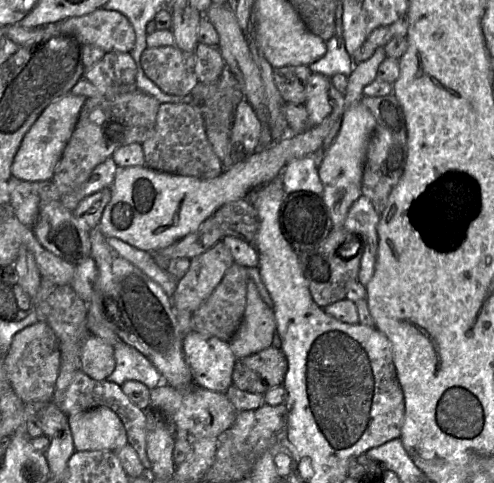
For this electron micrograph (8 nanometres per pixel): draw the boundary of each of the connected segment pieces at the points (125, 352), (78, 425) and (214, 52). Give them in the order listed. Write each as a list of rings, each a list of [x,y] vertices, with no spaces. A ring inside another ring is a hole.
[[[119,336],[118,339],[119,342],[114,346],[116,367],[113,373],[107,378],[108,381],[120,386],[127,381],[138,381],[145,384],[150,390],[155,389],[159,385],[165,385],[166,382],[163,380],[161,373],[146,356],[125,343]]]
[[[97,407],[68,416],[76,451],[116,452],[128,444],[119,416],[107,407]]]
[[[198,43],[195,50],[194,71],[200,83],[216,84],[226,67],[218,46]]]

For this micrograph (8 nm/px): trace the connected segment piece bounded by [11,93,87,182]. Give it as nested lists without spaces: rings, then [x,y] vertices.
[[[68,93],[52,102],[36,120],[24,136],[21,146],[15,155],[11,173],[13,177],[29,181],[41,182],[52,180],[58,164],[76,127],[81,109],[87,98]]]

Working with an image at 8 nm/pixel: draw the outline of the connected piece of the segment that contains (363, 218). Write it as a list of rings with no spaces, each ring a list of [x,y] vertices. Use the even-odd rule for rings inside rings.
[[[361,195],[347,212],[343,228],[357,238],[345,242],[350,245],[351,257],[355,254],[361,255],[360,271],[358,281],[366,285],[371,280],[378,251],[377,225],[380,215],[376,212],[372,202]]]

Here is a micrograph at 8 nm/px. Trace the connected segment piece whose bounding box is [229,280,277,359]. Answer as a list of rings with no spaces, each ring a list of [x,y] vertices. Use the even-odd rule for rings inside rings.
[[[249,280],[243,320],[229,342],[232,352],[239,359],[269,348],[276,329],[273,309],[263,301],[255,283]]]

